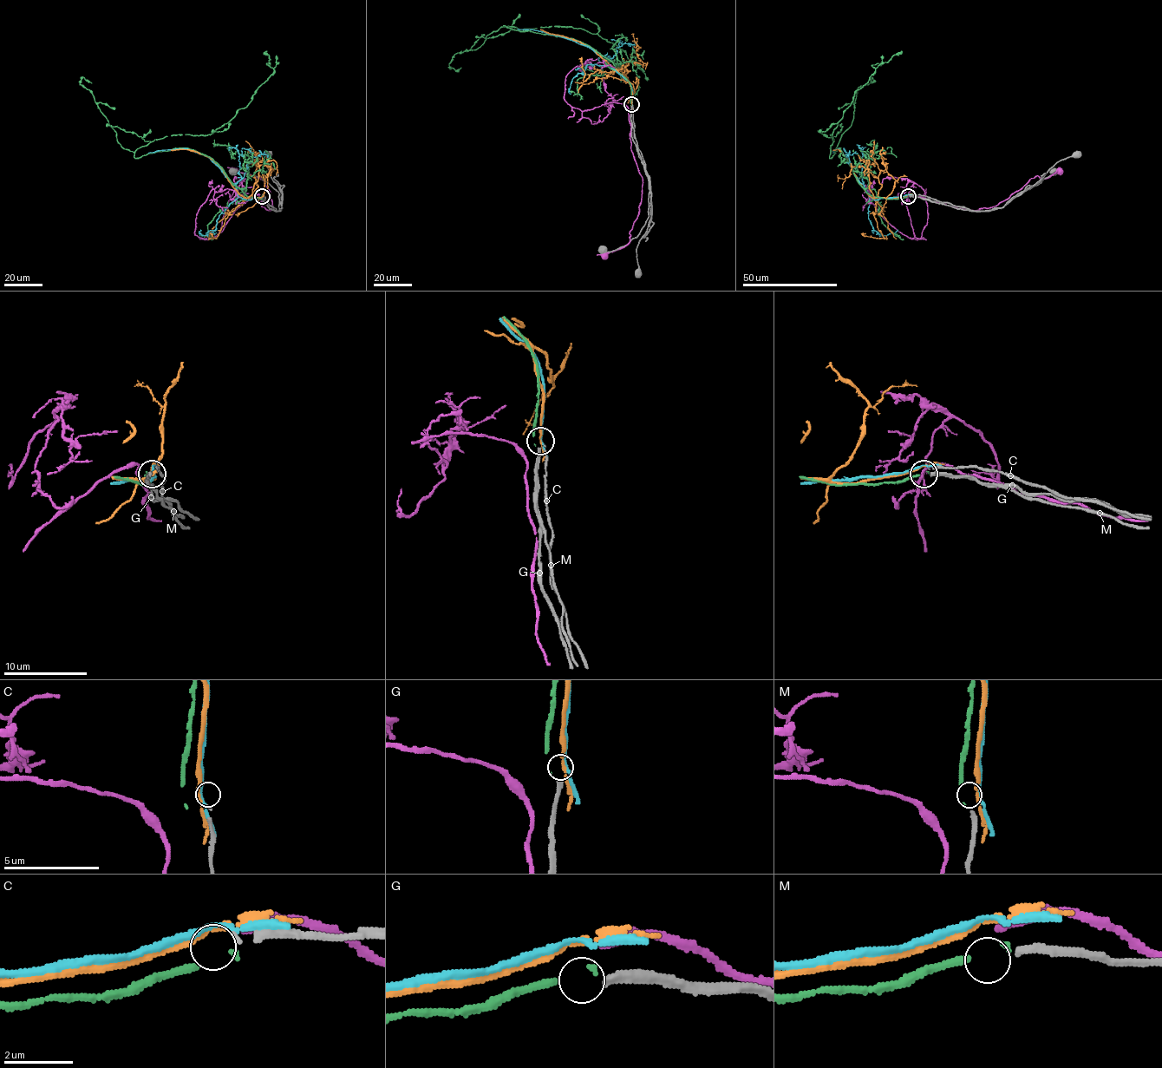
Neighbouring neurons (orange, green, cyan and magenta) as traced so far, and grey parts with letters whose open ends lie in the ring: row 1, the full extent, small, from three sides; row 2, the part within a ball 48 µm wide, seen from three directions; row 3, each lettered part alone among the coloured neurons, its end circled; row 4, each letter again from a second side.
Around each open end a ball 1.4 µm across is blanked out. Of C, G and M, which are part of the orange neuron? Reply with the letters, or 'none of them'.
none of them

